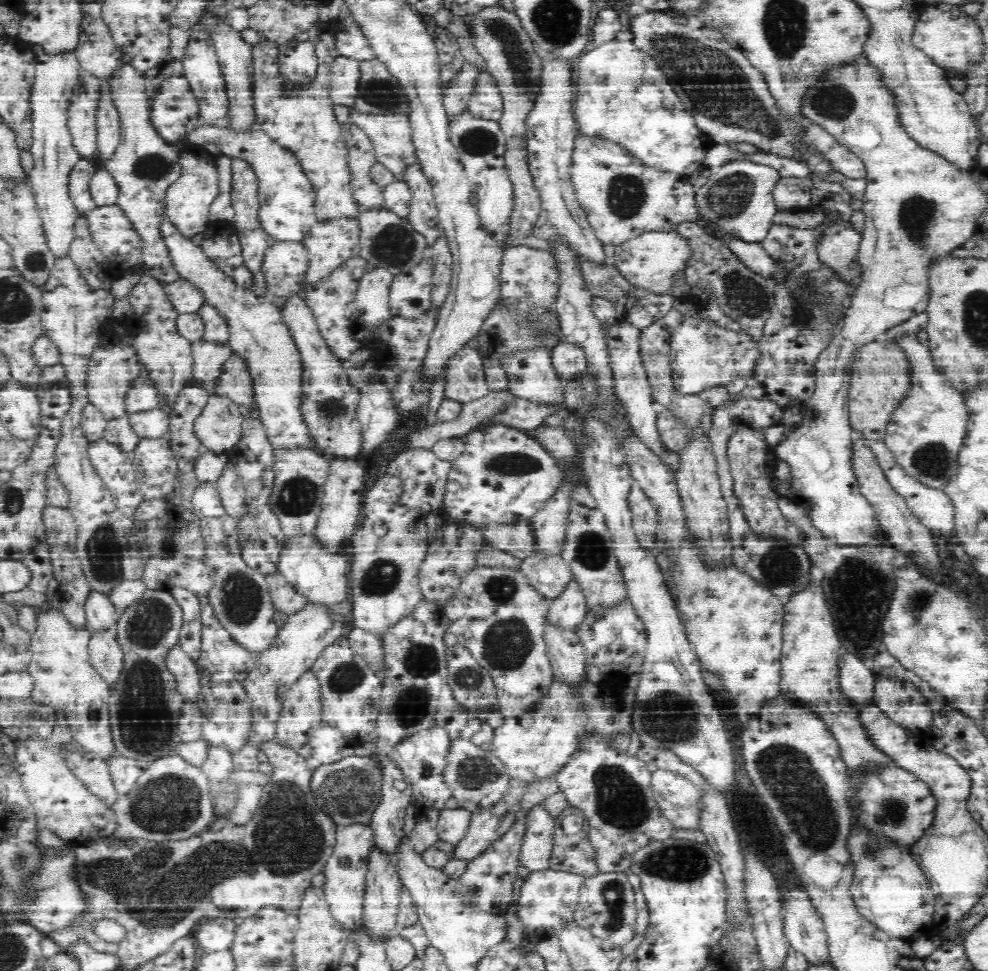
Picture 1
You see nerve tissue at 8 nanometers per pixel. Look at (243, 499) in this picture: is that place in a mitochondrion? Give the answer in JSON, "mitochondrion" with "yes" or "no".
{"mitochondrion":"no"}

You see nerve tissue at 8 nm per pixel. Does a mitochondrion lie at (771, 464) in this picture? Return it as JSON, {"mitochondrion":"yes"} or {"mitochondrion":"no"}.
{"mitochondrion":"no"}

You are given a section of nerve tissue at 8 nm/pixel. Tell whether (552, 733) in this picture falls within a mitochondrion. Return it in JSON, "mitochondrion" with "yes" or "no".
{"mitochondrion":"no"}

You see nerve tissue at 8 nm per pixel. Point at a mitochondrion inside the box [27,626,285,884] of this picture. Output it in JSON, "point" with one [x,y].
{"point":[169,806]}

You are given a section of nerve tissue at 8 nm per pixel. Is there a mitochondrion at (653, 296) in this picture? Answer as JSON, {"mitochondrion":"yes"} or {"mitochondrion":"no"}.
{"mitochondrion":"no"}

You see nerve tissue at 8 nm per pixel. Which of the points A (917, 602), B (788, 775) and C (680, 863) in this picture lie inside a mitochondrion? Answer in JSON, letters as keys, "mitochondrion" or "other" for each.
{"A":"mitochondrion","B":"mitochondrion","C":"mitochondrion"}

